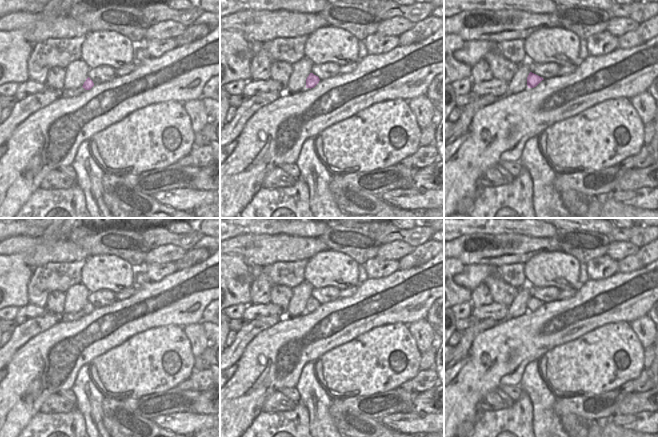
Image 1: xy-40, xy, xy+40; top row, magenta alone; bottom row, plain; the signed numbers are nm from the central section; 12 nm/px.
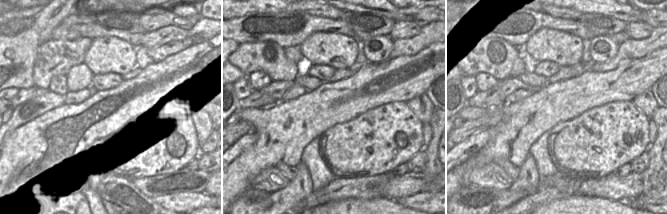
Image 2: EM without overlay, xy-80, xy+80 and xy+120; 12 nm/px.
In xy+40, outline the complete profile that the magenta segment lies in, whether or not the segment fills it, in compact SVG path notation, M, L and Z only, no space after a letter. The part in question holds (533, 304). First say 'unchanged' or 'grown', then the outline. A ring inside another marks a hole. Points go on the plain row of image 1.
unchanged | M530 296L527 301L527 310L528 312L534 312L536 311L542 304L544 304L542 301Z

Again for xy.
unchanged | M310 297L306 303L306 312L314 312L319 307L319 305L320 303L318 300L314 299L313 297Z

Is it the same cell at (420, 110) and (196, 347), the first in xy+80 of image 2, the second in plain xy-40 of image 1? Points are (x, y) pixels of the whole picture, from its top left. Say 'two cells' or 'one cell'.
one cell

